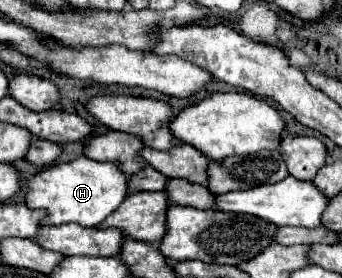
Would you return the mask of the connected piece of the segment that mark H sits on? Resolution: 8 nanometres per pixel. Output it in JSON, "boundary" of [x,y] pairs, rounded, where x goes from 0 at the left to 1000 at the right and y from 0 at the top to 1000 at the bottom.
{"boundary":[[[234,561],[205,583],[170,583],[76,655],[70,727],[82,748],[135,755],[140,777],[129,806],[199,806],[222,799],[234,813],[287,813],[316,770],[327,770],[345,734],[374,698],[374,633],[345,612],[333,583],[281,583]]]}

